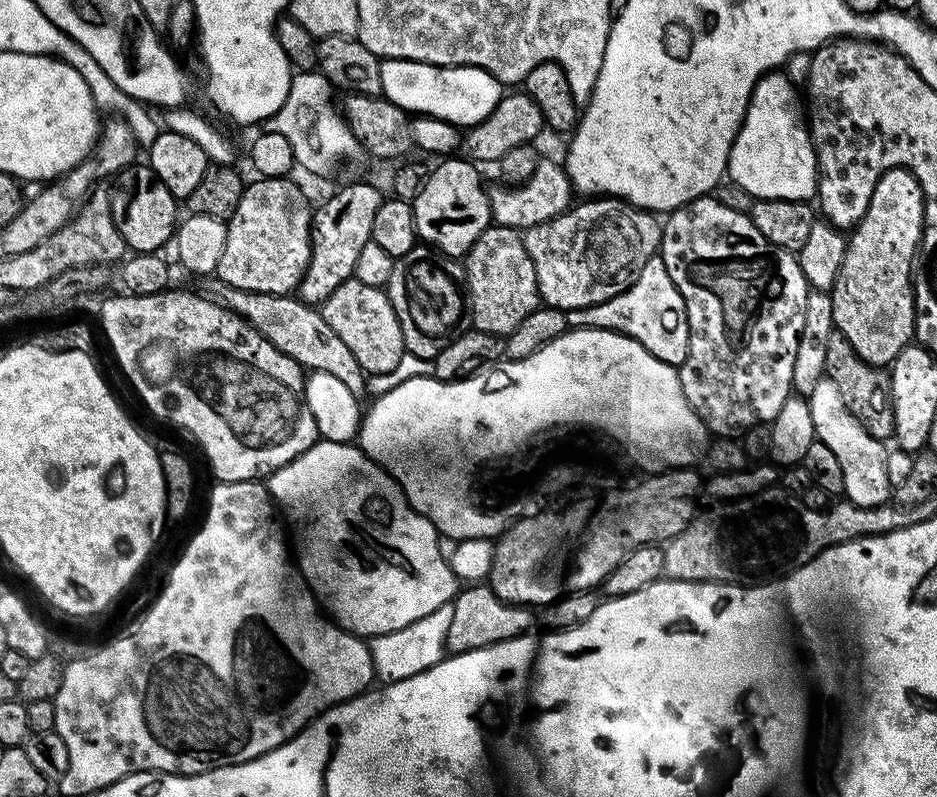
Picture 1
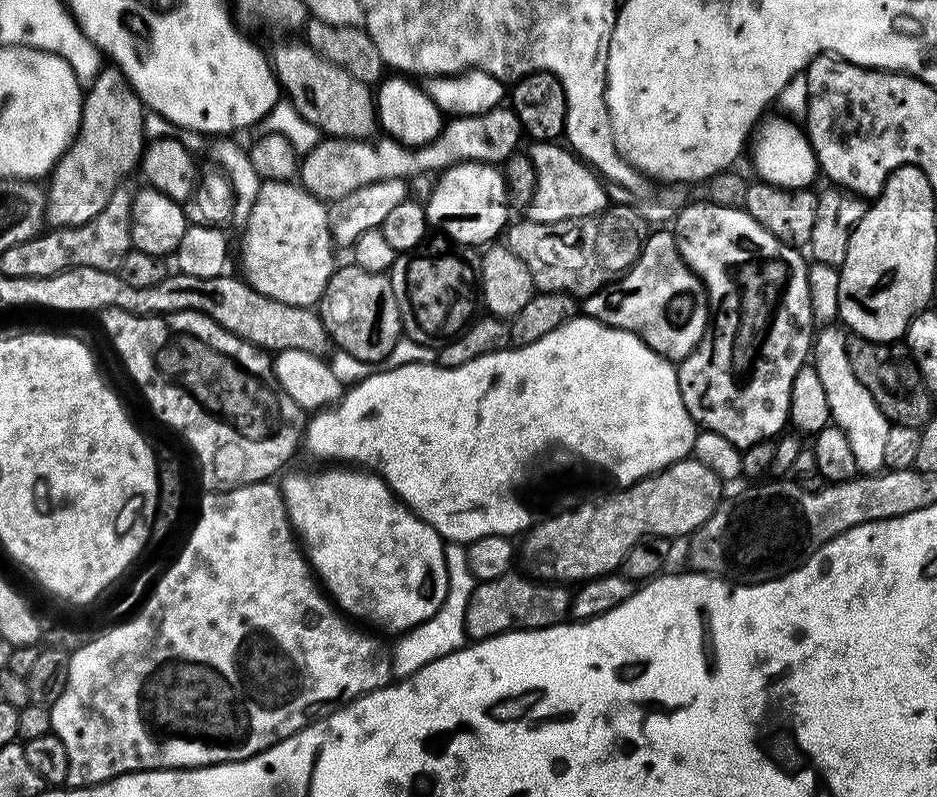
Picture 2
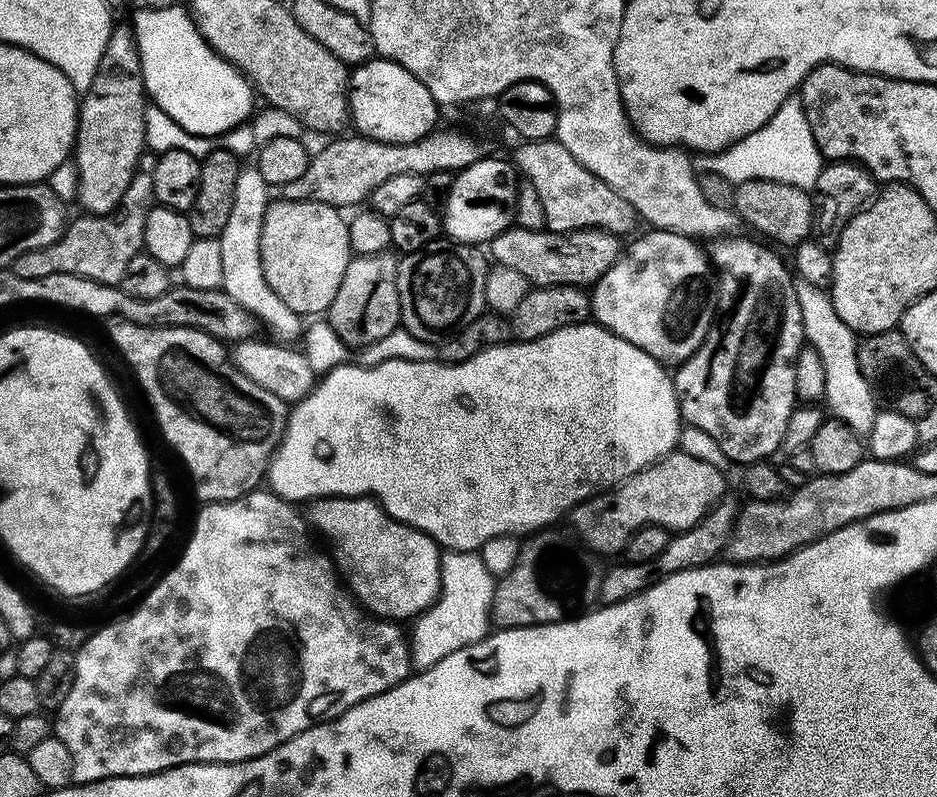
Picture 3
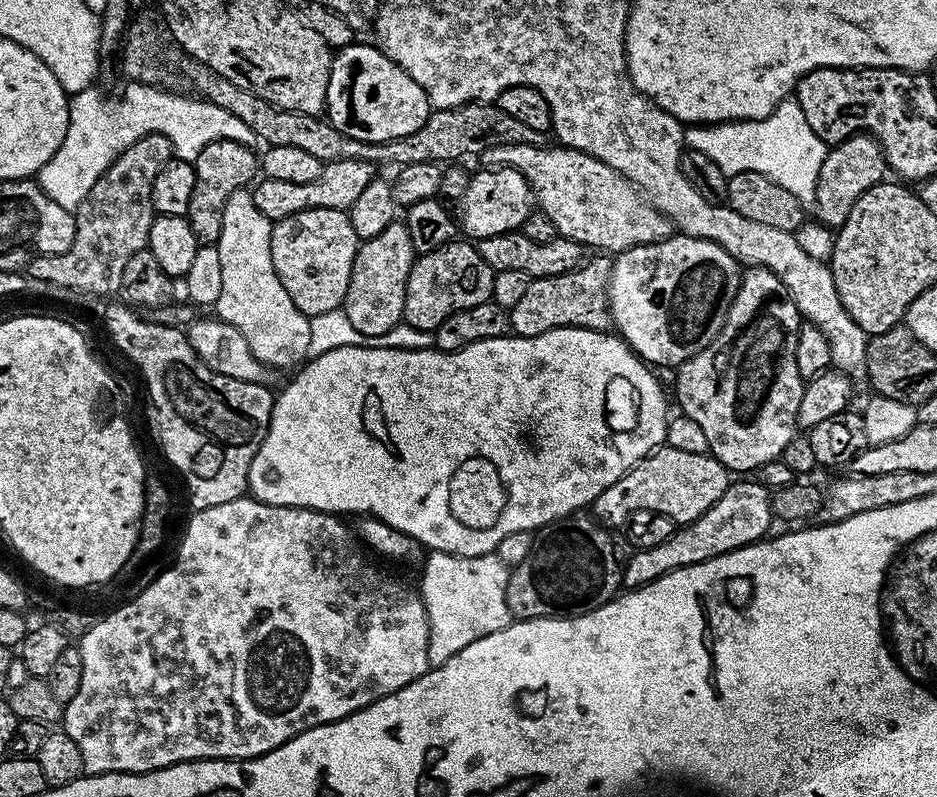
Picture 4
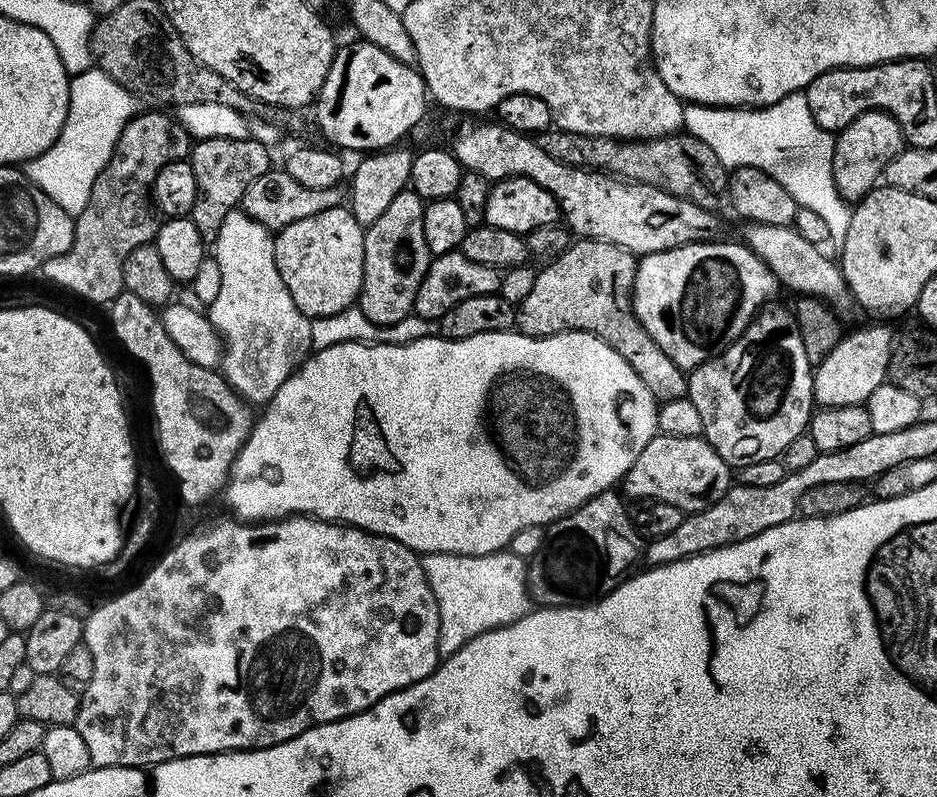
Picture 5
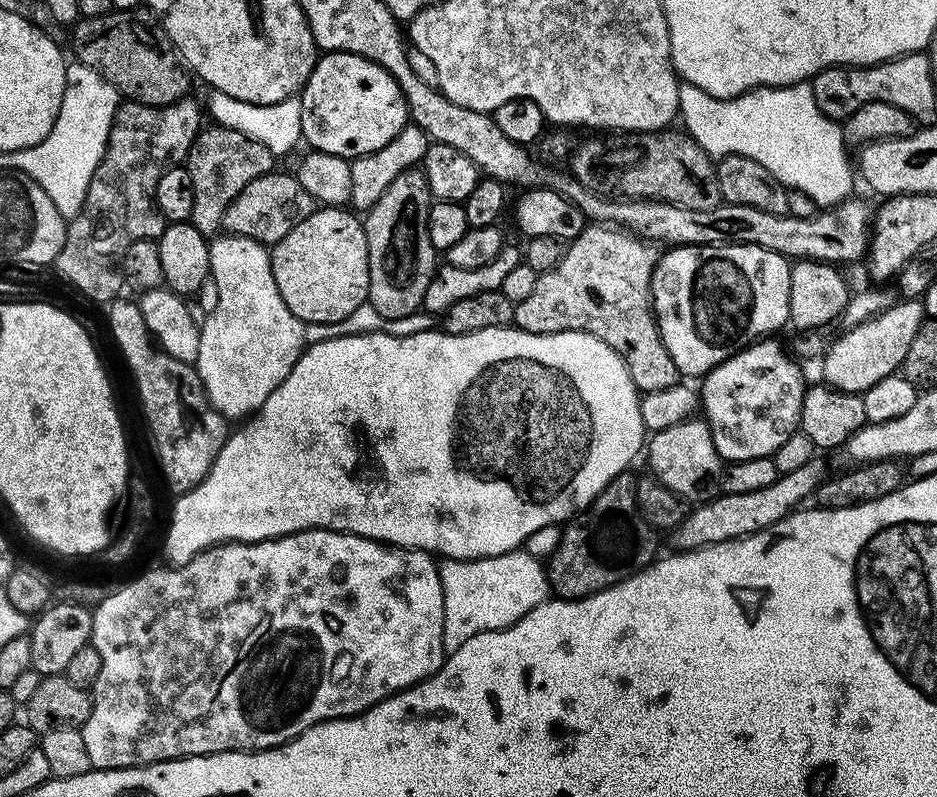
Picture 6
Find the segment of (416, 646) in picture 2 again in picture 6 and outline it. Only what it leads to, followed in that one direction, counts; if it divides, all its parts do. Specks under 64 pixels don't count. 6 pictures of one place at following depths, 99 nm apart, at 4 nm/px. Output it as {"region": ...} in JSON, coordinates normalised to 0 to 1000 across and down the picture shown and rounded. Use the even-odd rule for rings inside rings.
{"region":[[[558,690],[513,703],[478,700],[473,706],[469,714],[474,747],[474,811],[478,816],[493,811],[506,795],[543,788],[587,748],[582,709]]]}

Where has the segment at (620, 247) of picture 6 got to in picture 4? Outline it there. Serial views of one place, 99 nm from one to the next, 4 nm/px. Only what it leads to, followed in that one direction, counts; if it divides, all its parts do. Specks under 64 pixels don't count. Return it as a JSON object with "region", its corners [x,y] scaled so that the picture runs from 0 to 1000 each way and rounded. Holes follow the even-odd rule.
{"region":[[[636,319],[636,321],[631,326],[631,324],[624,325],[622,329],[618,331],[613,339],[608,339],[604,344],[591,344],[590,346],[573,346],[568,350],[566,354],[566,359],[561,359],[561,365],[559,368],[559,373],[556,374],[555,378],[552,379],[551,383],[547,384],[544,389],[544,395],[546,399],[546,417],[553,422],[577,422],[578,419],[583,419],[587,414],[591,414],[592,412],[624,412],[625,414],[634,414],[635,417],[649,417],[650,413],[654,410],[653,405],[653,390],[651,389],[651,384],[649,383],[649,355],[651,354],[651,349],[653,348],[653,326],[650,325],[648,320],[645,319]]]}

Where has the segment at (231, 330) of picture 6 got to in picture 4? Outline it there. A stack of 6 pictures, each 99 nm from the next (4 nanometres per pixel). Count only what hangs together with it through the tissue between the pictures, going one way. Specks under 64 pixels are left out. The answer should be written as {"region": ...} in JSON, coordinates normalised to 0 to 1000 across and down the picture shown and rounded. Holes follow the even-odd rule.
{"region":[[[255,236],[245,243],[245,253],[241,253],[241,263],[237,269],[237,294],[229,306],[233,324],[237,324],[237,369],[233,369],[228,391],[234,400],[240,402],[260,420],[273,452],[279,452],[290,464],[315,463],[330,450],[331,400],[322,389],[318,389],[318,384],[314,384],[314,374],[305,369],[305,355],[300,343],[299,346],[295,343],[295,326],[290,322],[290,286],[291,277],[275,263],[265,236]]]}

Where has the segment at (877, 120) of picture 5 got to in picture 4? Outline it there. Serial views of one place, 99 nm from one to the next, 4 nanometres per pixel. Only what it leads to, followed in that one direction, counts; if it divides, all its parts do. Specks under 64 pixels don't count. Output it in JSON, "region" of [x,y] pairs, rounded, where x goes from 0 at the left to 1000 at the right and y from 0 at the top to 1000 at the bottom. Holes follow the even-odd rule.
{"region":[[[915,168],[903,173],[896,181],[885,184],[879,192],[877,213],[873,213],[873,233],[871,235],[871,258],[869,271],[880,285],[896,287],[907,274],[907,263],[911,263],[911,253],[924,240],[945,225],[946,202],[943,189],[932,171]]]}

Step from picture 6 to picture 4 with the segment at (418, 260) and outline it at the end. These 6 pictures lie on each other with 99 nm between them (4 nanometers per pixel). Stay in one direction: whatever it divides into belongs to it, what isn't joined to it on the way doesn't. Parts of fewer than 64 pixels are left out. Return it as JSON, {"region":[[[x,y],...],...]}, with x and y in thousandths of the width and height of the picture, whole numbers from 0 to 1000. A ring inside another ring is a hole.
{"region":[[[419,279],[412,284],[412,289],[408,289],[408,294],[399,294],[399,299],[387,302],[381,310],[365,383],[365,390],[369,399],[374,399],[374,409],[378,409],[378,414],[402,422],[412,419],[422,407],[430,403],[433,354],[445,320],[438,304],[435,282],[431,279]]]}

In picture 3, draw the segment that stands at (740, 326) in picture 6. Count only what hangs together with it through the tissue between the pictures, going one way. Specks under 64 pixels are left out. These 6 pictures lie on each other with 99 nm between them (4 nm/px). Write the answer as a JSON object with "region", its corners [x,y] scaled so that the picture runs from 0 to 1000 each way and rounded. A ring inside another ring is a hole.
{"region":[[[692,289],[688,296],[680,295],[674,307],[663,315],[661,324],[630,361],[632,378],[631,400],[660,424],[681,434],[689,444],[710,459],[725,459],[736,450],[749,434],[753,419],[766,390],[766,348],[761,338],[757,317],[746,311],[737,296],[723,291]]]}

